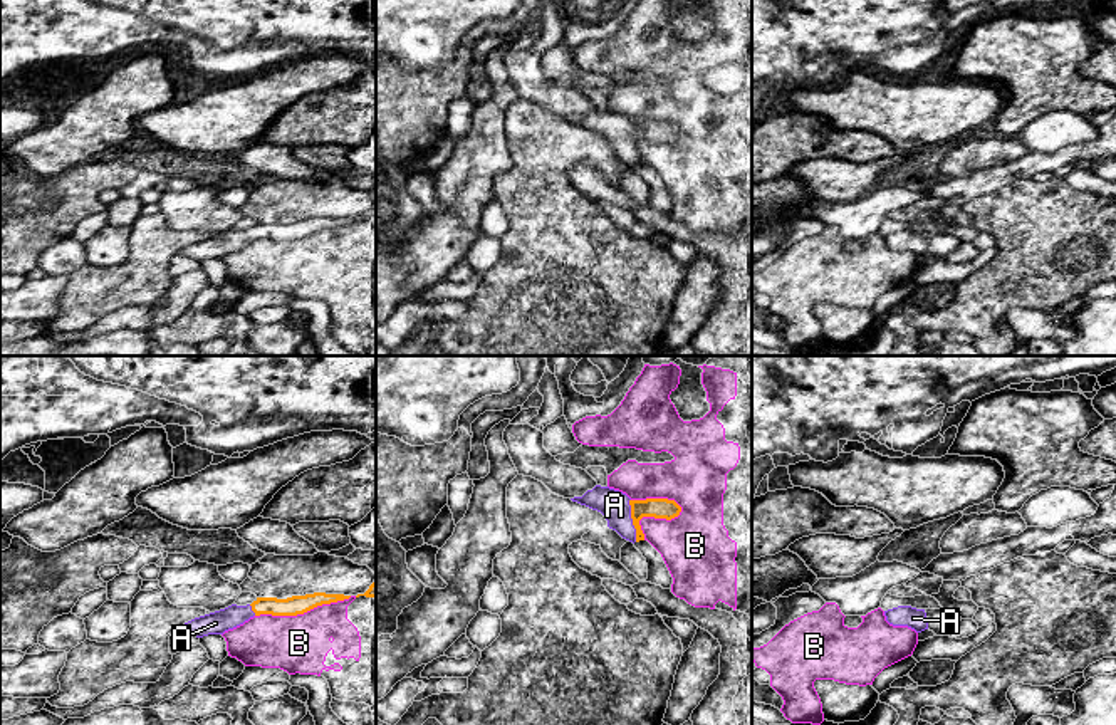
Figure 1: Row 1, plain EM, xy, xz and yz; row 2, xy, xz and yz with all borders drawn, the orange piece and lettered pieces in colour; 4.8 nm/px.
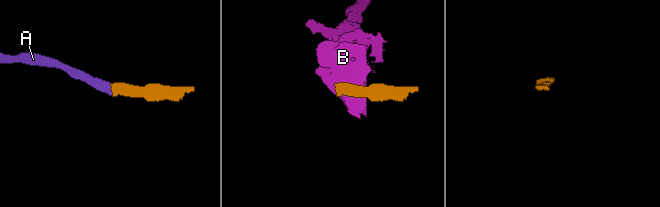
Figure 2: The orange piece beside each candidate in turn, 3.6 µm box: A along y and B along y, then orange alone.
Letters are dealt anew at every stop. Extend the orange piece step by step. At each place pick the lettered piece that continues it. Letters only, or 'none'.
A

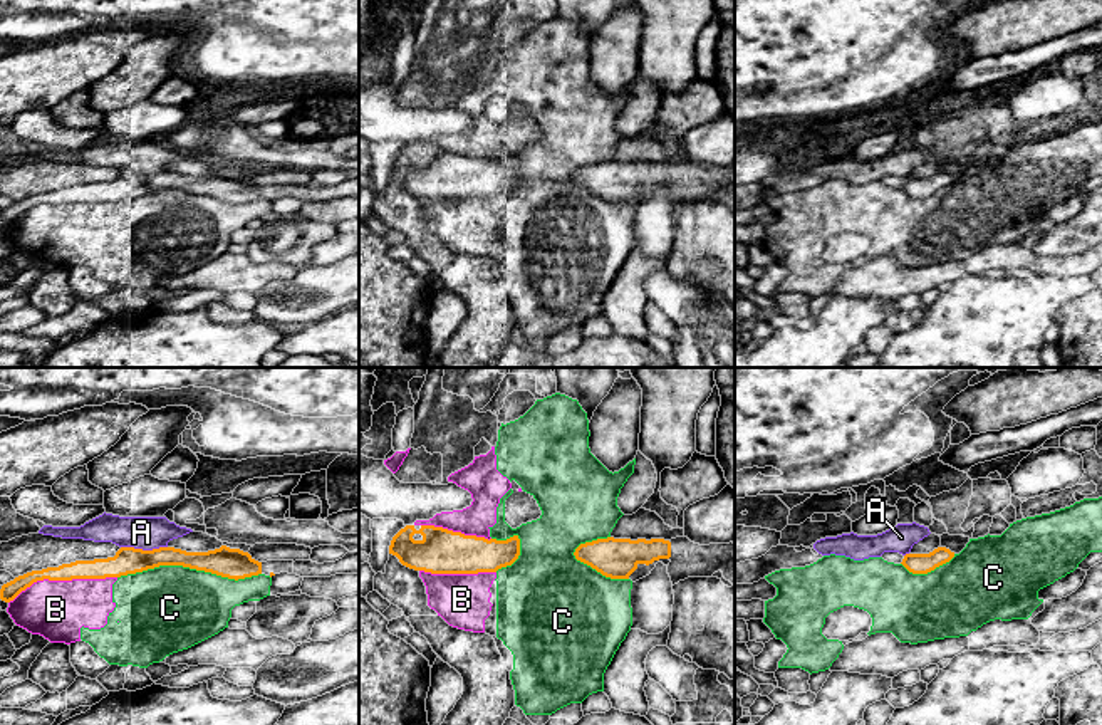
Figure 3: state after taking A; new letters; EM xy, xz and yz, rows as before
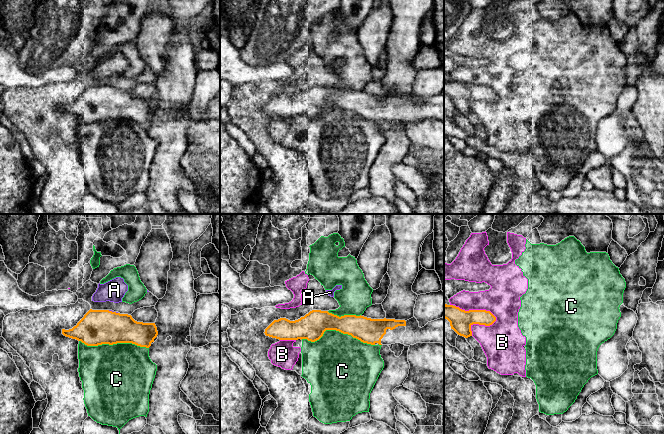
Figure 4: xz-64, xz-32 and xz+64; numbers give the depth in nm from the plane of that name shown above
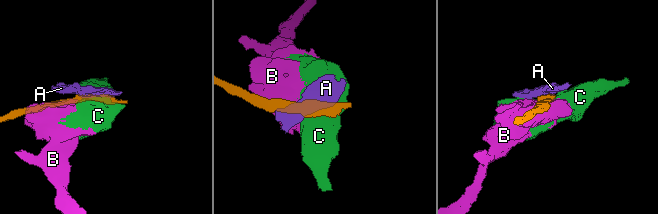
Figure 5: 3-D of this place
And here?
none

